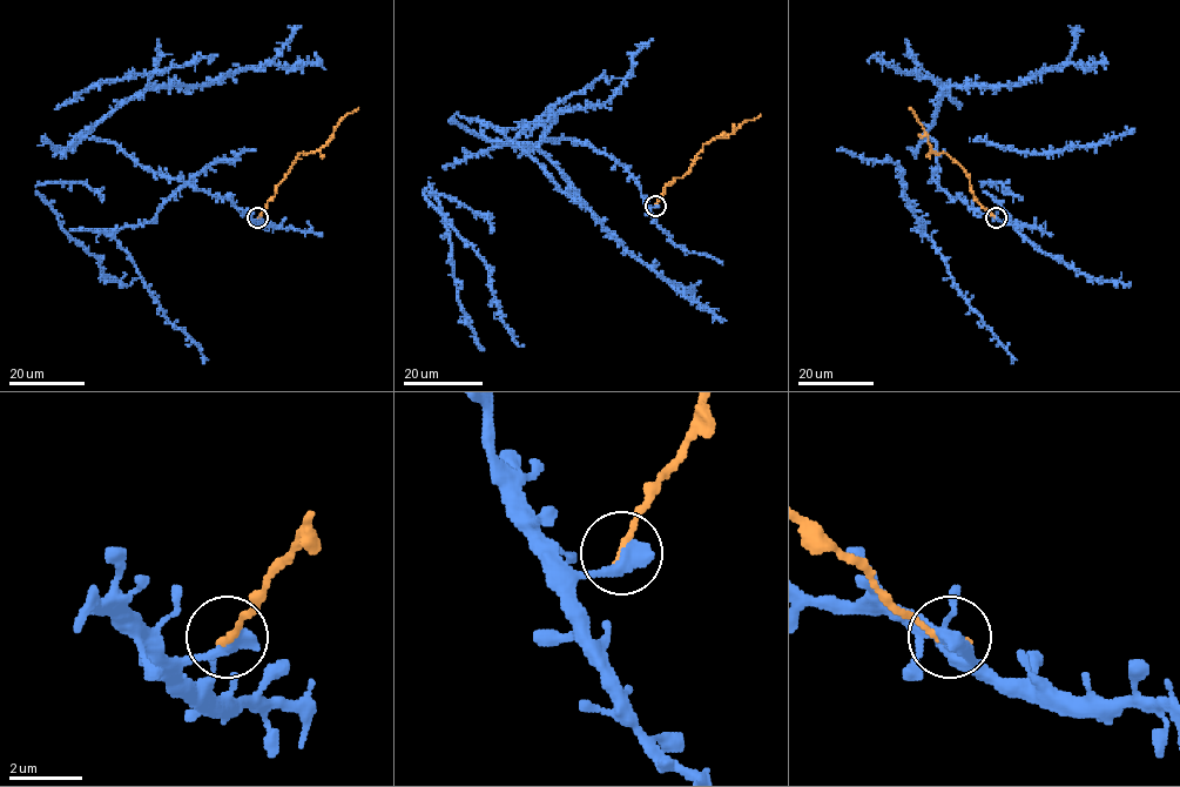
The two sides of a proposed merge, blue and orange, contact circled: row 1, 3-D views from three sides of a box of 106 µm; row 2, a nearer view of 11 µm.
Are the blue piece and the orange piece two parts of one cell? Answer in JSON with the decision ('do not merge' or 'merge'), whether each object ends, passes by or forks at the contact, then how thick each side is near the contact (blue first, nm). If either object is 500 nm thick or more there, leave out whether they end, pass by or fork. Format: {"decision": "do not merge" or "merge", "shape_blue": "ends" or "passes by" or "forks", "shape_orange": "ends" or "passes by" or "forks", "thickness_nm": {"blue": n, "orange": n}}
{"decision": "do not merge", "thickness_nm": {"blue": 550, "orange": 200}}

